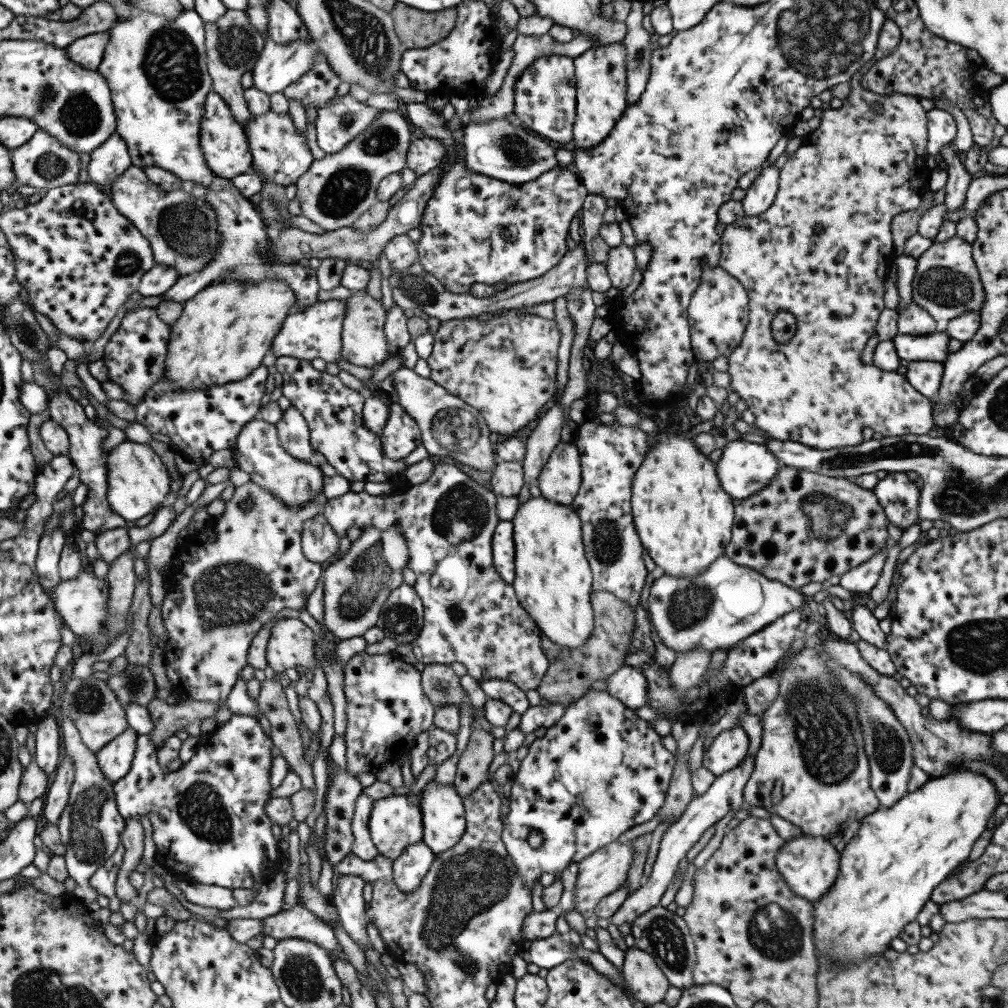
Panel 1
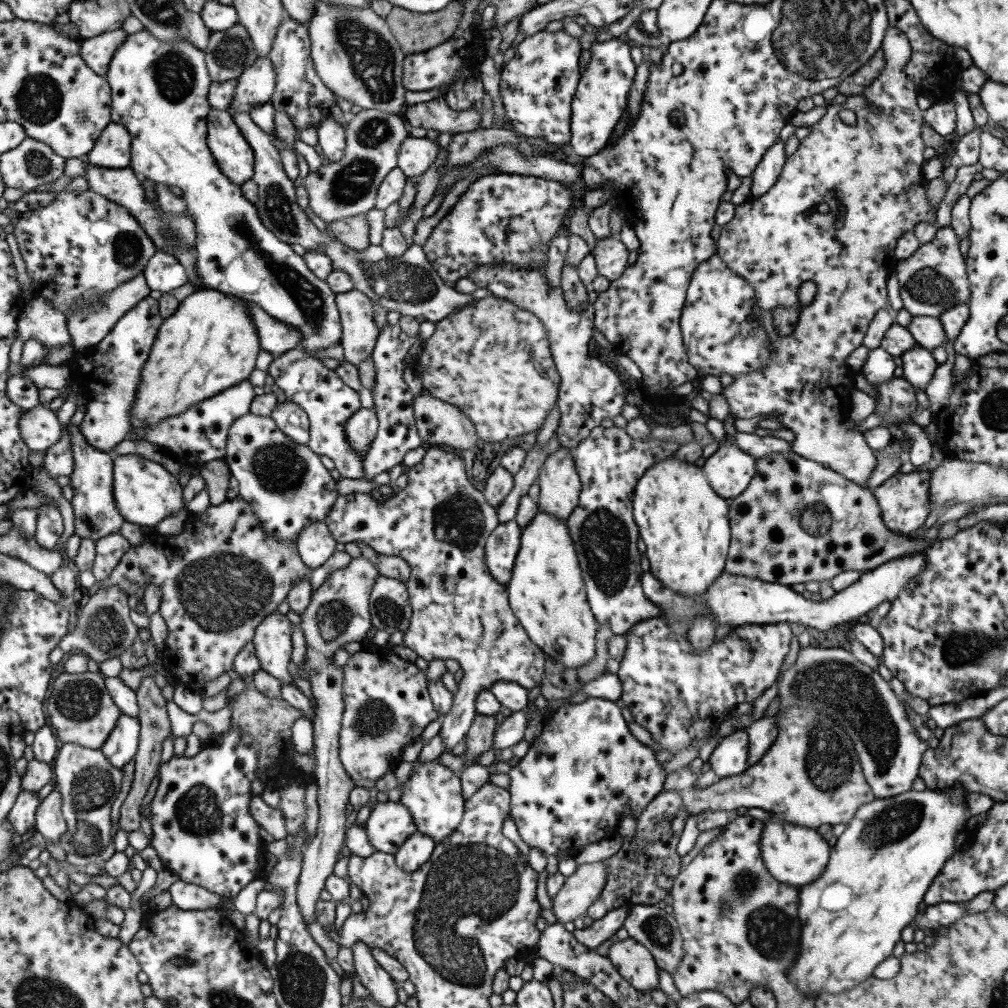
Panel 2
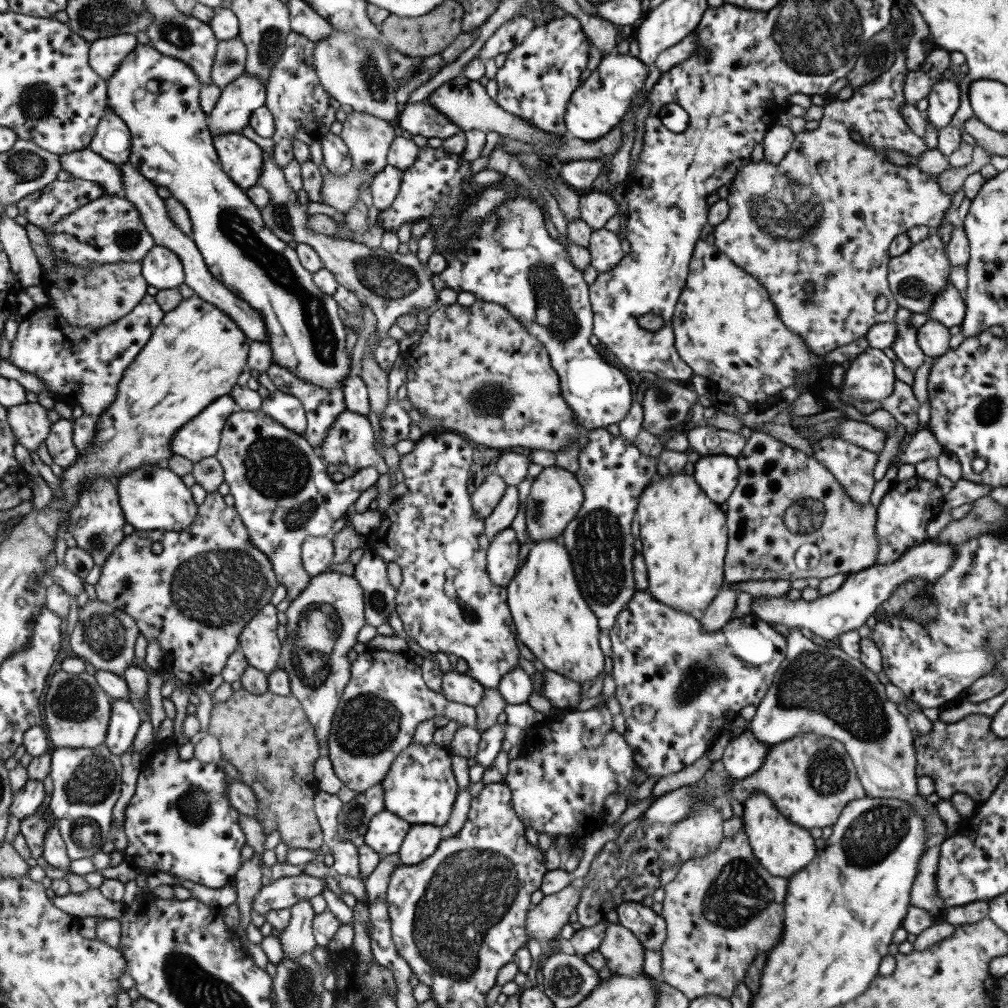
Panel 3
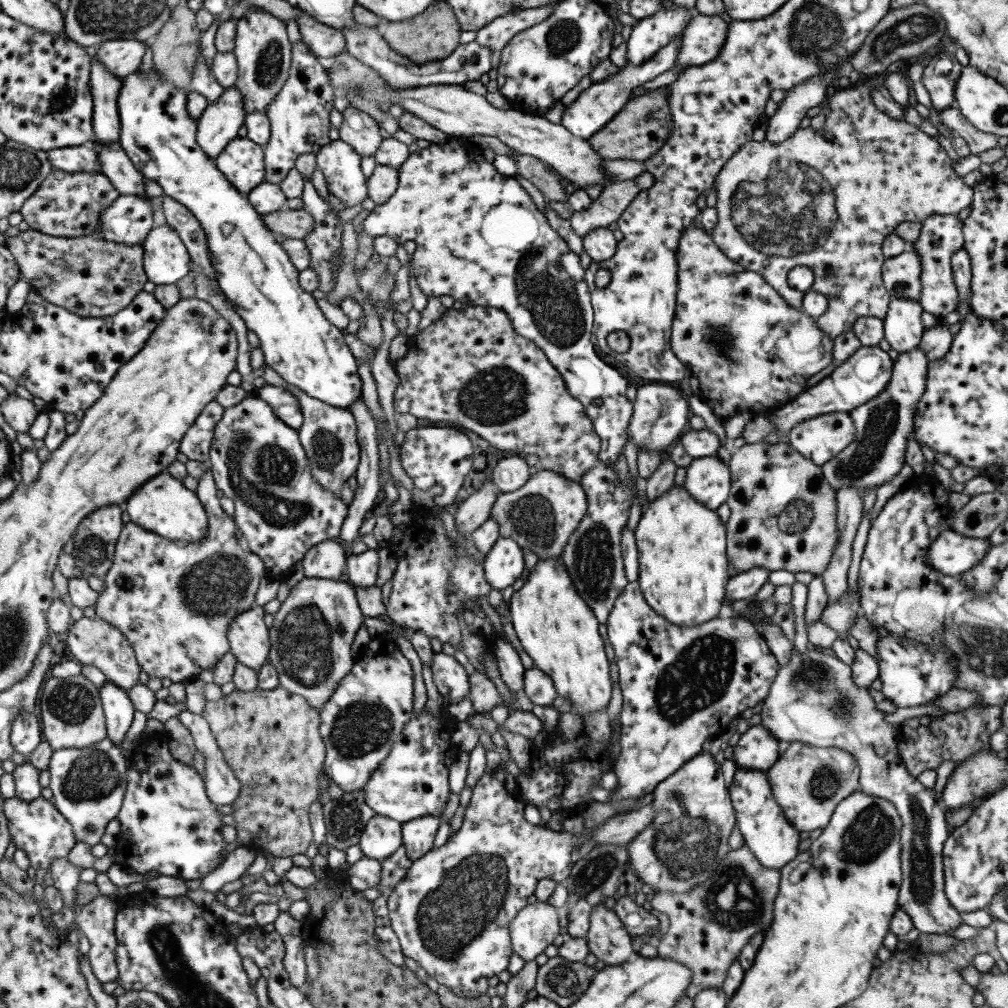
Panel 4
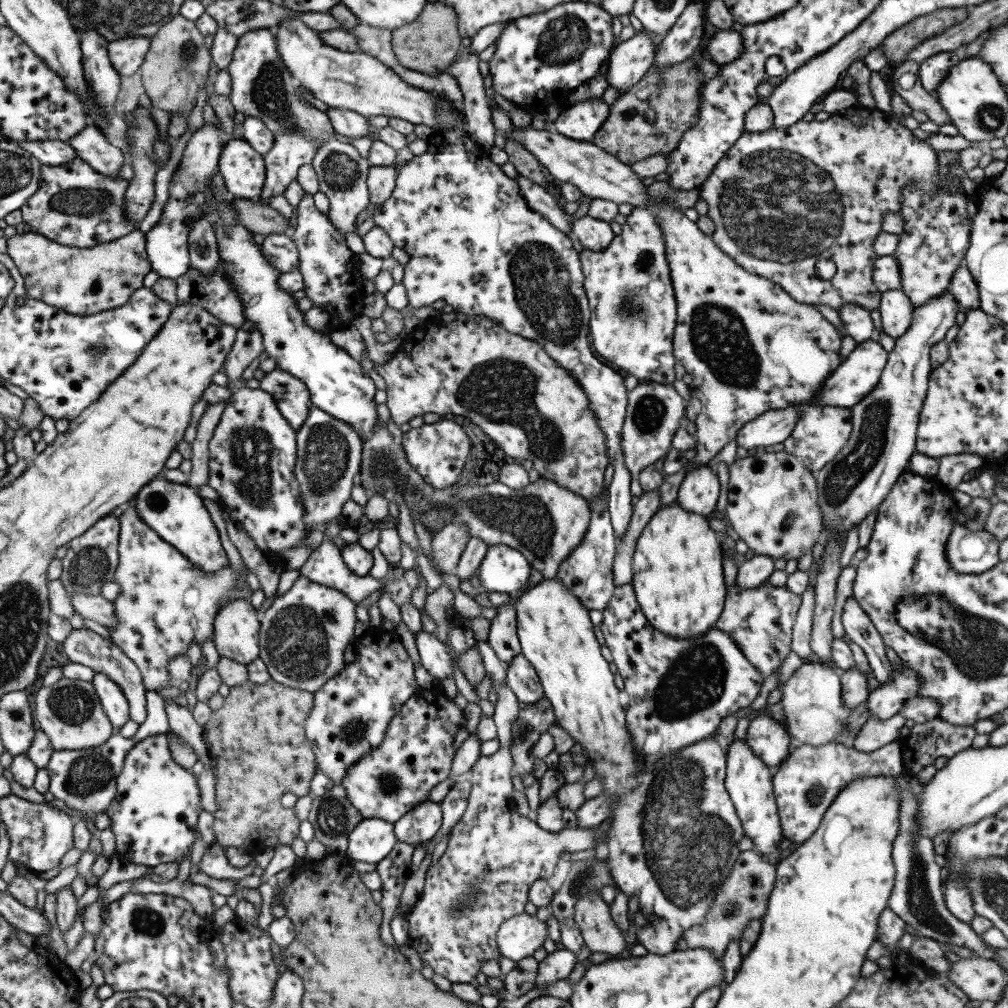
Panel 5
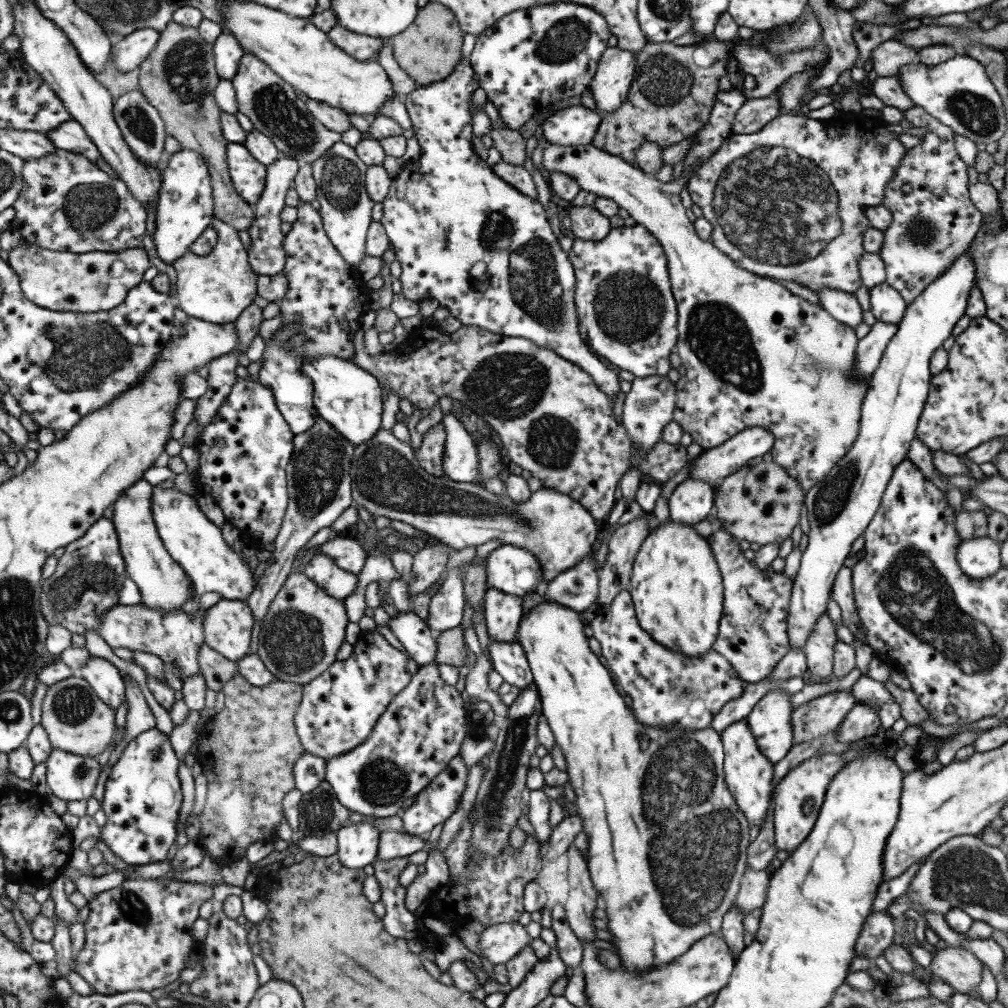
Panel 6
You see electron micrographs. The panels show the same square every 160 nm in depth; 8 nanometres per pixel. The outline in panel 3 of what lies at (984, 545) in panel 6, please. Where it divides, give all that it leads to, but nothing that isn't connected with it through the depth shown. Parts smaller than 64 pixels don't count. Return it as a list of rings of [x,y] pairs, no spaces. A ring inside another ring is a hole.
[[[924,541],[918,546],[908,548],[893,562],[888,562],[888,564],[875,563],[859,572],[847,574],[841,586],[837,587],[837,590],[825,596],[819,596],[811,602],[805,602],[801,598],[789,600],[784,594],[768,598],[753,597],[750,614],[769,624],[771,622],[779,622],[789,629],[791,627],[807,628],[813,634],[829,640],[863,626],[865,620],[874,614],[874,610],[885,599],[890,597],[890,594],[899,583],[913,577],[933,581],[939,578],[952,565],[955,557],[956,548],[954,546]]]

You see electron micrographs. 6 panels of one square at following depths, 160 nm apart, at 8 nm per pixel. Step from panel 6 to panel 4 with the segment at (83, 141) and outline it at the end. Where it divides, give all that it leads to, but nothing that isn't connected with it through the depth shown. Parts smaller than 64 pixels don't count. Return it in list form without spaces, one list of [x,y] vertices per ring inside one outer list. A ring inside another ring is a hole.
[[[91,140],[86,145],[96,152],[100,173],[107,177],[119,197],[131,194],[131,196],[151,199],[144,191],[144,176],[135,170],[124,150],[121,150],[119,142],[102,145]]]

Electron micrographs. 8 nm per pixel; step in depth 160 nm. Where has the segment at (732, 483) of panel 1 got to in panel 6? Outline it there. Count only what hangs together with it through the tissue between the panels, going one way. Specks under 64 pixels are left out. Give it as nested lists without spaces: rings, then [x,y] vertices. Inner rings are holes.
[[[685,479],[667,499],[668,518],[675,523],[695,525],[713,508],[714,489],[702,480]]]

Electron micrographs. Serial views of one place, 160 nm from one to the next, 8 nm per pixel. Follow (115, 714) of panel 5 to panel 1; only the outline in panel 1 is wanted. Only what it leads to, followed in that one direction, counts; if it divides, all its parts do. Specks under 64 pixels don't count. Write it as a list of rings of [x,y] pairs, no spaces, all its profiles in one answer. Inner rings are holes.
[[[129,727],[102,746],[96,753],[97,766],[111,782],[119,780],[128,770],[136,747],[136,732]]]

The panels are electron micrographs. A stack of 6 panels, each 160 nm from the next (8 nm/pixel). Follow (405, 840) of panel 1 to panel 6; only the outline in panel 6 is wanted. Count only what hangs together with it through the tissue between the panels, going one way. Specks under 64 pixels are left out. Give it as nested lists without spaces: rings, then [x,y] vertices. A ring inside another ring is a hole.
[[[350,823],[334,833],[338,862],[345,868],[362,870],[367,864],[373,865],[380,832],[372,824]]]

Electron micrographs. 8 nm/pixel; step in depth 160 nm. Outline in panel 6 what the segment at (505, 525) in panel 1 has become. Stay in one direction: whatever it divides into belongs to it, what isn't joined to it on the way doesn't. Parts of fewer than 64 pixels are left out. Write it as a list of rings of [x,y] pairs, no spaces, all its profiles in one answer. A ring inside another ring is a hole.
[[[499,545],[485,560],[486,584],[503,594],[521,598],[543,581],[538,560],[521,547]]]

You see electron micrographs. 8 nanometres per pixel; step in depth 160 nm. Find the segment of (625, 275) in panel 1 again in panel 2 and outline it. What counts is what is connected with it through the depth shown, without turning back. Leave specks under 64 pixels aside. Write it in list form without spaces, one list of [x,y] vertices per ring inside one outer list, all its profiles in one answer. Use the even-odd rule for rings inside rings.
[[[611,237],[595,239],[592,257],[596,271],[609,281],[616,279],[627,264],[627,249],[621,241]]]

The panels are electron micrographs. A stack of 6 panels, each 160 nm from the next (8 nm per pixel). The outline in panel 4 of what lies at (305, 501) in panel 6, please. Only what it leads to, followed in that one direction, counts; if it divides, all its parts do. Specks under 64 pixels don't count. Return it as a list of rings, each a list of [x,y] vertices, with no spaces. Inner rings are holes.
[[[264,365],[263,375],[260,377],[265,383],[285,387],[297,398],[302,414],[301,427],[296,431],[299,443],[305,450],[305,457],[309,461],[311,478],[325,490],[337,493],[340,486],[356,472],[359,464],[359,445],[357,445],[357,429],[355,420],[347,409],[337,409],[319,400],[305,395],[296,386],[287,384],[272,368]]]

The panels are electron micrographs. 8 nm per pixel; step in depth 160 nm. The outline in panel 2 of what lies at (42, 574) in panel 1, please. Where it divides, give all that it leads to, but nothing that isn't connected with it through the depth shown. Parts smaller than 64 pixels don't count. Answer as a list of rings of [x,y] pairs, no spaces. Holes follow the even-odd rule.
[[[50,504],[40,505],[36,508],[36,521],[33,524],[34,542],[37,542],[39,547],[55,550],[56,542],[63,532],[59,511]]]

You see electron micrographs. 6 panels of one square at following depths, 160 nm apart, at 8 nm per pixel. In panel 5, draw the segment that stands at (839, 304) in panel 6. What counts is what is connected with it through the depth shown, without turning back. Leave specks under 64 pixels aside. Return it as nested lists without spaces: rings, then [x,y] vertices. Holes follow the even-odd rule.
[[[844,304],[838,308],[839,320],[842,322],[849,344],[856,344],[871,338],[875,331],[869,311],[856,304]]]

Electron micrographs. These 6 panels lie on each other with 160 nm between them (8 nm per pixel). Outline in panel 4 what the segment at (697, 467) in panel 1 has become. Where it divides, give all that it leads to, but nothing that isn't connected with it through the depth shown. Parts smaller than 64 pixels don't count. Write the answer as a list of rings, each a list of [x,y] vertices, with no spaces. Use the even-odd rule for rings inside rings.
[[[673,485],[641,510],[632,534],[638,552],[638,589],[655,614],[685,627],[719,616],[730,575],[725,526],[715,510],[693,500],[682,485]]]

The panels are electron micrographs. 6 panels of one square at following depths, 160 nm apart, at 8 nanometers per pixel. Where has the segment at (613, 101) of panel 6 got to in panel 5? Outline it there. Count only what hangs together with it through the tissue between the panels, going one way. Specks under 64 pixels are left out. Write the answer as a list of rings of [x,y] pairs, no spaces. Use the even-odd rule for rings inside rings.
[[[641,30],[615,46],[605,63],[604,76],[608,86],[624,93],[647,72],[654,62],[655,47],[652,39],[655,37]]]

